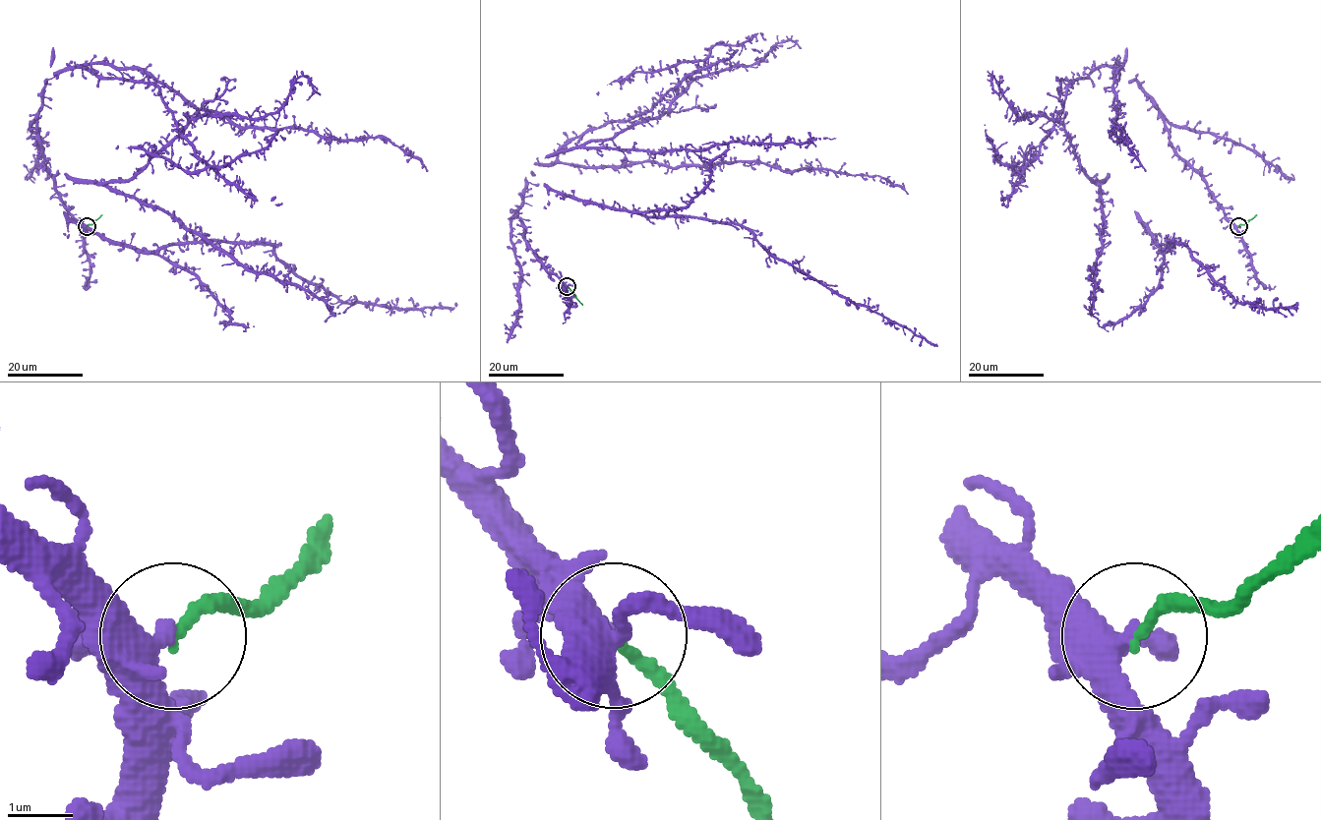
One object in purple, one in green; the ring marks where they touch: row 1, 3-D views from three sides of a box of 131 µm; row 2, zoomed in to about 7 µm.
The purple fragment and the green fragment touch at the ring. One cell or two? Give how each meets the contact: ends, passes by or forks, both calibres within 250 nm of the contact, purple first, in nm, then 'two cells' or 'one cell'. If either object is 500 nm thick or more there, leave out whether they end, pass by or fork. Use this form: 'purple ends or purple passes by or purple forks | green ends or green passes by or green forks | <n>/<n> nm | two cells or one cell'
purple ends | green ends | 420/170 nm | two cells

